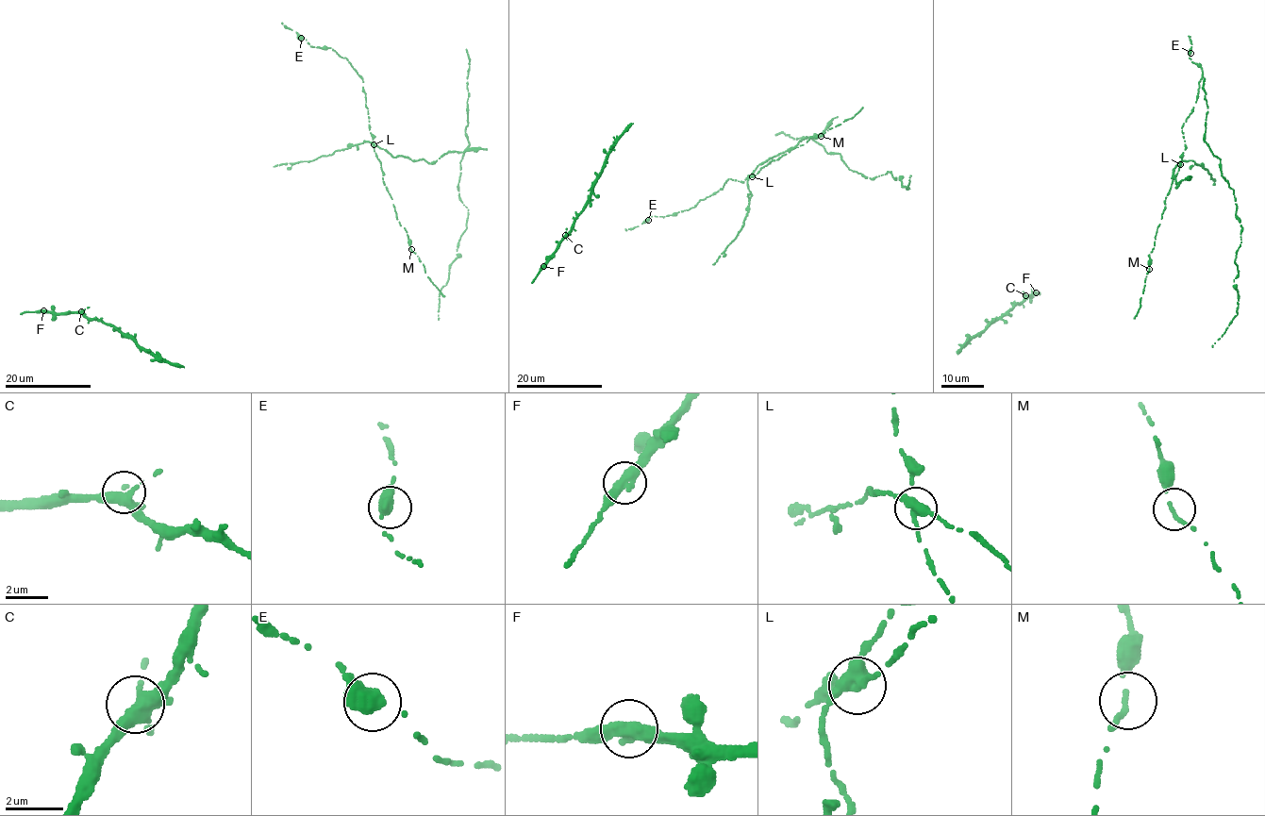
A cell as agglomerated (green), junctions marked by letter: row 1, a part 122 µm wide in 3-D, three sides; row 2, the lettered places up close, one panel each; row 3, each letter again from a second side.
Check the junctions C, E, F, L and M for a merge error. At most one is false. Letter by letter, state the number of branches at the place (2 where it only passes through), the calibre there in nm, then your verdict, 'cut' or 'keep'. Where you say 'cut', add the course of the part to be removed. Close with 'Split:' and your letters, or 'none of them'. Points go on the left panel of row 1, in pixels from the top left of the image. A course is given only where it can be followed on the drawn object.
C: 4 | 360 nm | keep
E: 2 | 440 nm | keep
F: 2 | 400 nm | keep
L: 4 | 360 nm | cut | (374, 144), (393, 157), (402, 156), (411, 160), (423, 159), (431, 162), (449, 152), (487, 150)
M: 2 | 160 nm | keep
Split: L

